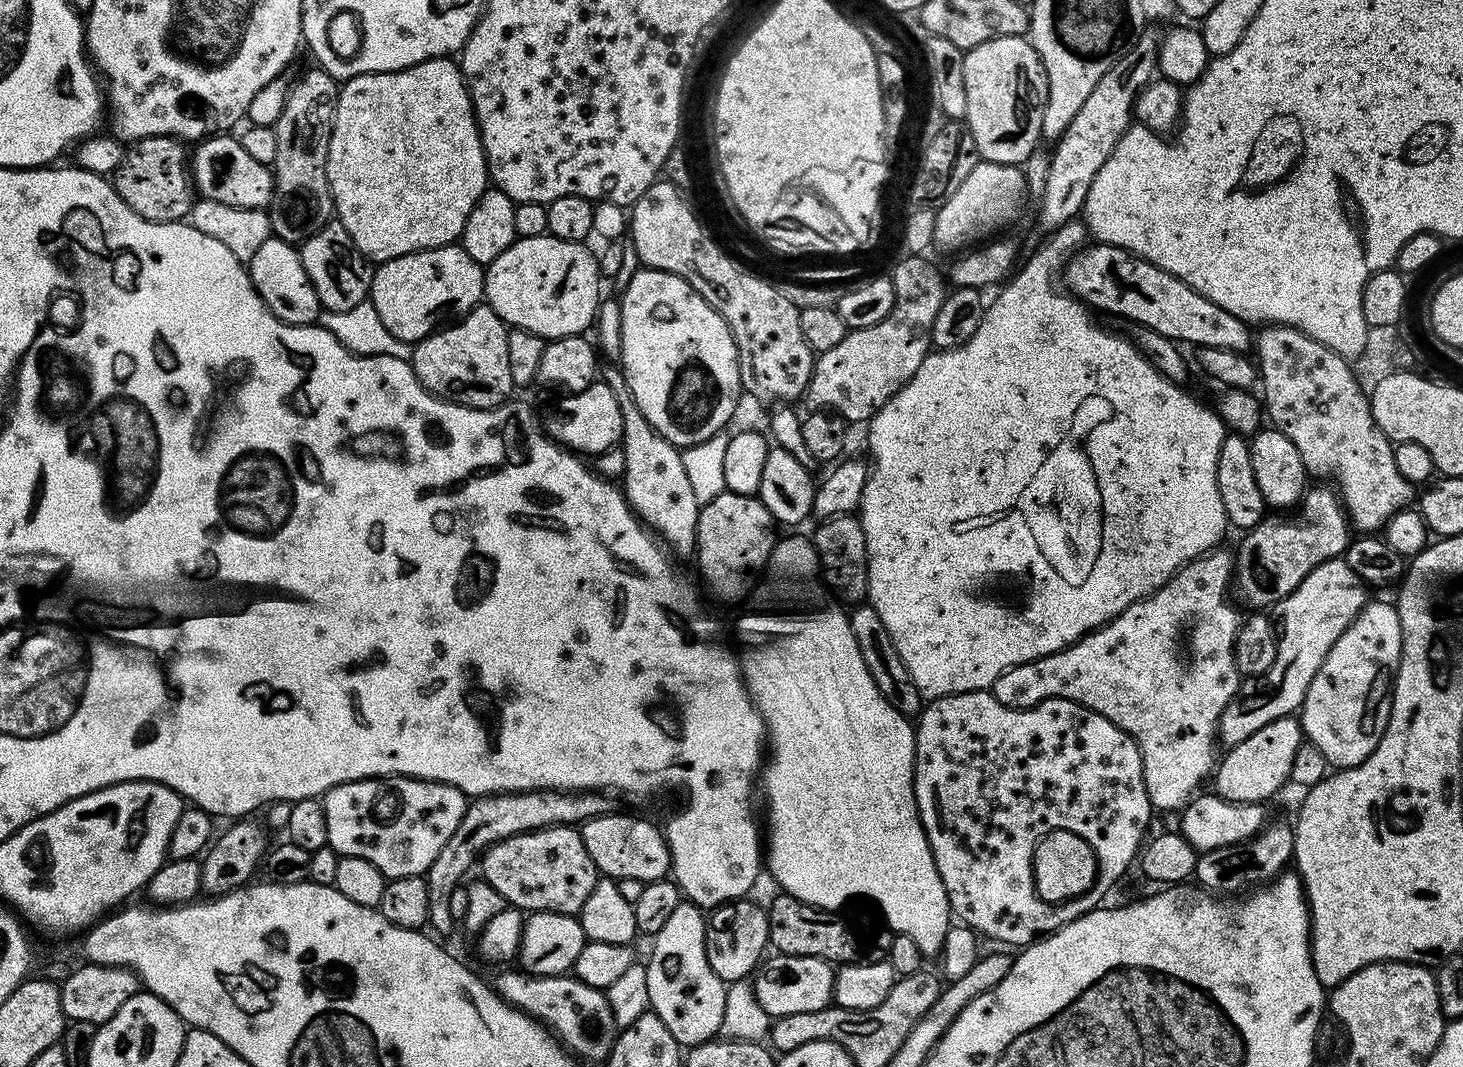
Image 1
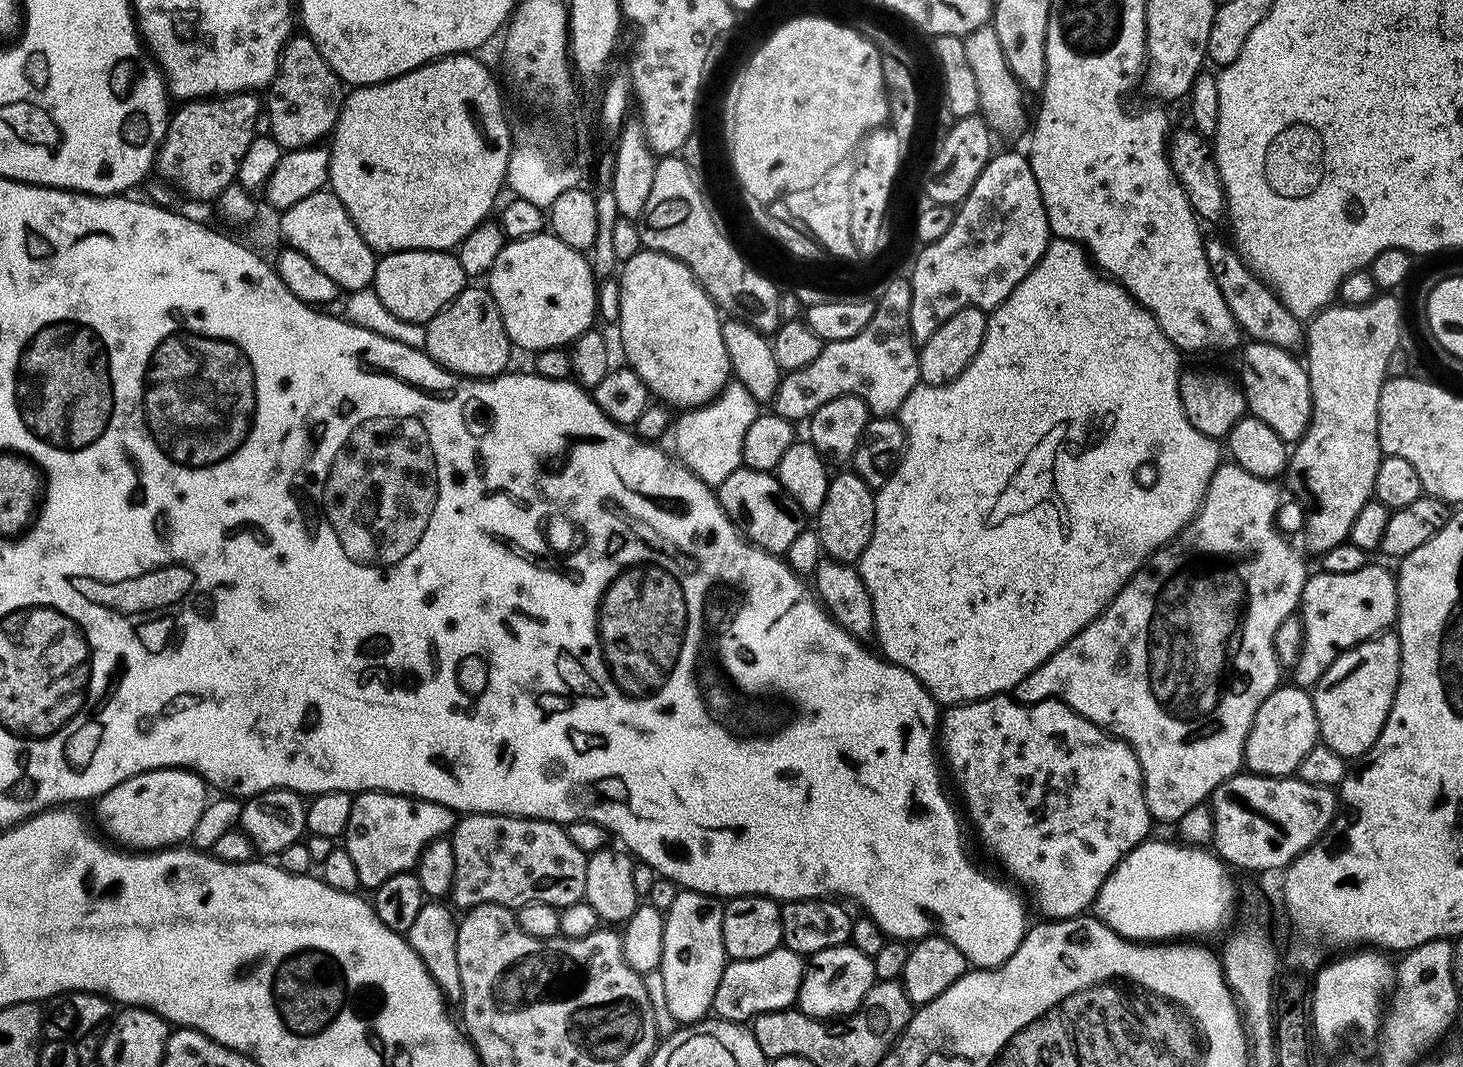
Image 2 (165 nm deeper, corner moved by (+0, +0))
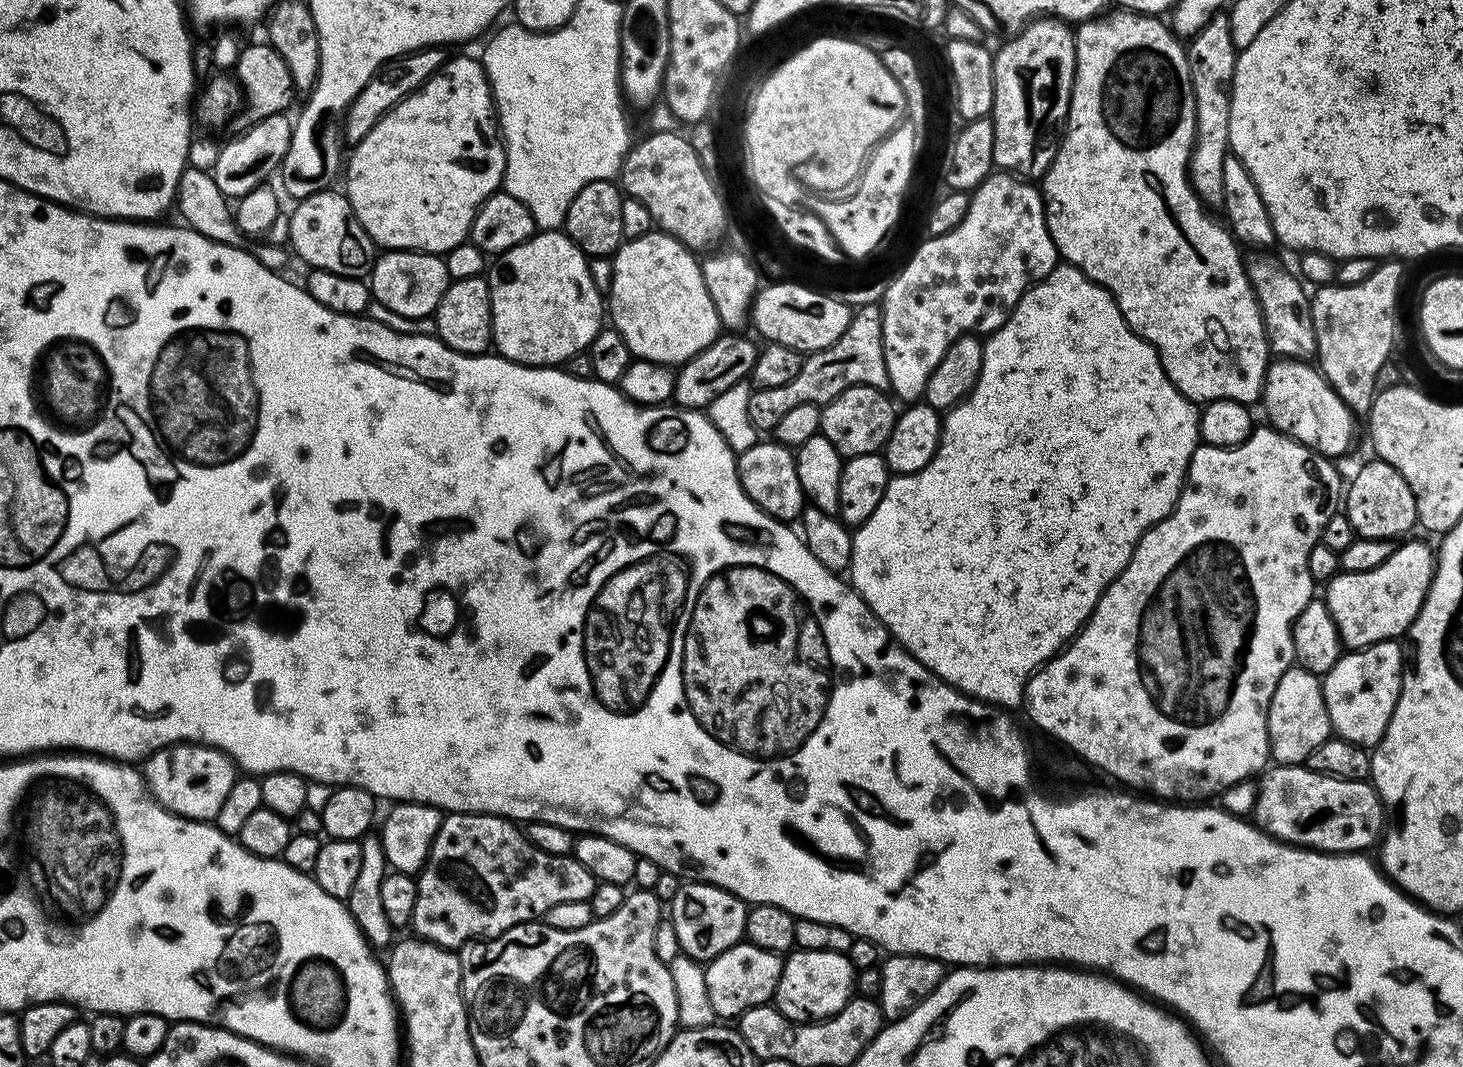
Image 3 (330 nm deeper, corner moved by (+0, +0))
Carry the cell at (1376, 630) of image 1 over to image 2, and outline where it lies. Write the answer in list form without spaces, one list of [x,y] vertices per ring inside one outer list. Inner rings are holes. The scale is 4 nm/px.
[[[1395,631],[1382,632],[1346,650],[1311,689],[1320,727],[1319,739],[1345,758],[1363,757],[1374,746],[1378,734],[1382,734],[1399,681],[1400,637]]]

